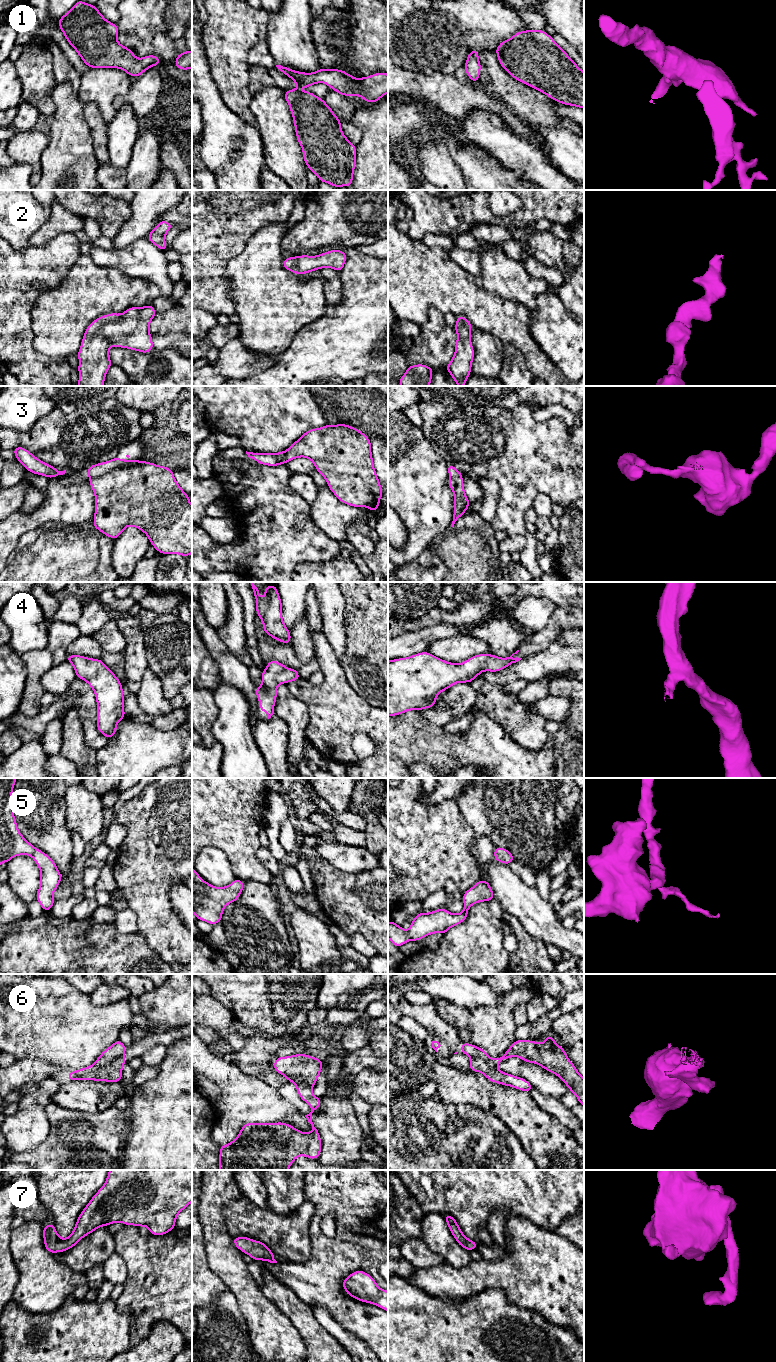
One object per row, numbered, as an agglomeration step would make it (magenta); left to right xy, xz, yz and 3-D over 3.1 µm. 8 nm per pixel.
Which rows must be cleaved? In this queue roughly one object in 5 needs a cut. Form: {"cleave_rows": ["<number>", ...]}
{"cleave_rows": ["6"]}

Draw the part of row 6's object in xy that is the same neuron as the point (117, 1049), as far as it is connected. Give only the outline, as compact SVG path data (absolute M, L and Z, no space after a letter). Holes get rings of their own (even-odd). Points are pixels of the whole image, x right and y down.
M117 1039L110 1047L100 1054L95 1061L95 1065L105 1066L106 1064L114 1061L116 1058L123 1056L126 1050L127 1047L119 1039Z

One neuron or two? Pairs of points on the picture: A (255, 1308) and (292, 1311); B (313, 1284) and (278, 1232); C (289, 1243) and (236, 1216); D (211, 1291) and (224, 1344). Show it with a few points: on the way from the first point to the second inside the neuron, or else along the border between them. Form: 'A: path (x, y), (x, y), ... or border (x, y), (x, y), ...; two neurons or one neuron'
A: border (263, 1294), (289, 1319), (295, 1328); two neurons
B: border (310, 1242), (310, 1255), (305, 1261), (287, 1262); two neurons
C: path (276, 1232), (263, 1224), (249, 1220); one neuron
D: border (228, 1289), (210, 1304), (202, 1307); two neurons

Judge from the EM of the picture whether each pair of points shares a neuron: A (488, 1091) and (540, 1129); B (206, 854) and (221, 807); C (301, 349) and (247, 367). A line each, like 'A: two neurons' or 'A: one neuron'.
A: one neuron
B: two neurons
C: two neurons

